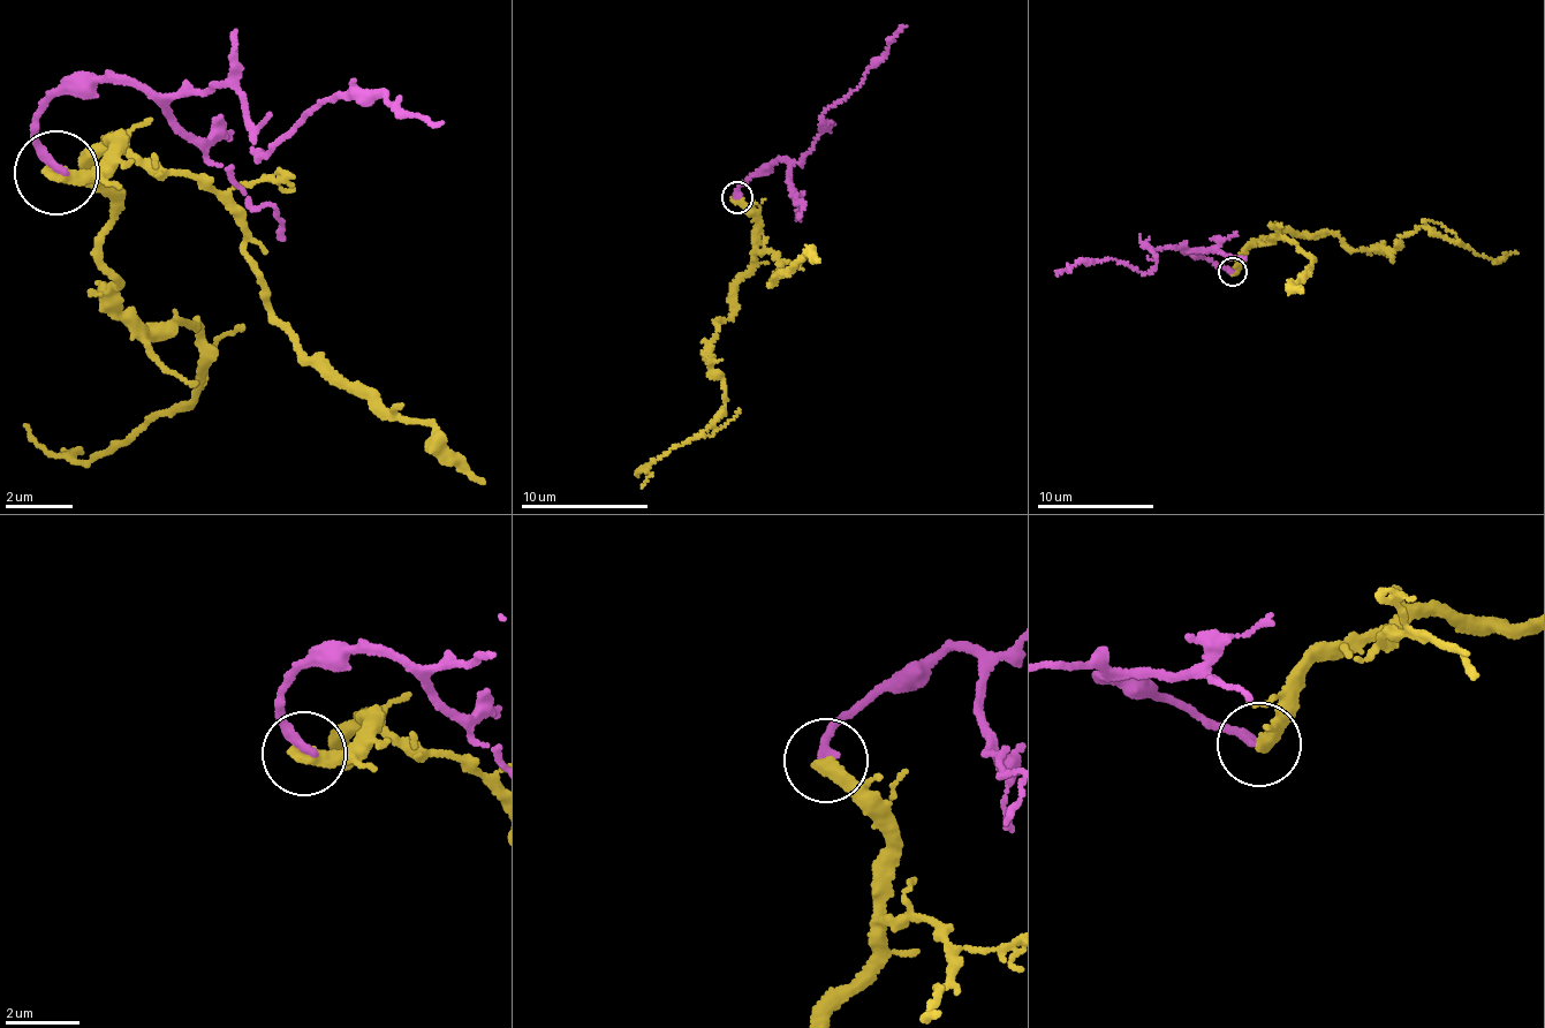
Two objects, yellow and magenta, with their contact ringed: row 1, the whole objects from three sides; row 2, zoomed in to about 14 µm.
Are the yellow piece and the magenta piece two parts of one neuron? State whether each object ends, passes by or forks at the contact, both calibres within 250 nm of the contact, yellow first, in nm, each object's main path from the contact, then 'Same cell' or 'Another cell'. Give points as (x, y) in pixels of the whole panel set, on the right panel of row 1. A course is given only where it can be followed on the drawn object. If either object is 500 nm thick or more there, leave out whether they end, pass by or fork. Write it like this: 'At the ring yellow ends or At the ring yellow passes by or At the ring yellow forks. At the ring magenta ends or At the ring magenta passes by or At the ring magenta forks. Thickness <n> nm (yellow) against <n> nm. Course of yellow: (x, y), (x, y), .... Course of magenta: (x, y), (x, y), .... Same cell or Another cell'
At the ring yellow ends. At the ring magenta ends. Thickness 440 nm (yellow) against 280 nm. Course of yellow: (1232, 272), (1252, 246), (1284, 232), (1332, 231), (1368, 251), (1396, 248), (1422, 226), (1474, 252), (1505, 254). Course of magenta: (1232, 272), (1181, 248), (1182, 246), (1152, 250), (1156, 266), (1144, 272), (1105, 258), (1055, 271). Another cell

